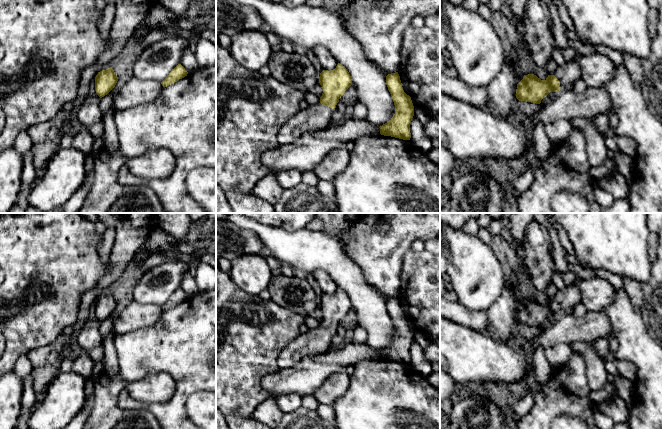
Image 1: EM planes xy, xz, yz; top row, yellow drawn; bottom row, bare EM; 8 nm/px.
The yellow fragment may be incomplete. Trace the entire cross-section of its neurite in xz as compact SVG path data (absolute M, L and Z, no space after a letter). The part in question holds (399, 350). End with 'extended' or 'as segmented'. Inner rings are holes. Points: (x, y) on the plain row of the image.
M398 296L386 300L386 309L395 329L395 338L380 350L380 358L410 364L410 348L414 340L411 321L404 316Z | as segmented

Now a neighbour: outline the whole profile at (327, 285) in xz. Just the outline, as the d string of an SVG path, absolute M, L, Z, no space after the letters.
M317 271L314 273L314 277L323 294L330 295L336 292L338 287L329 274Z

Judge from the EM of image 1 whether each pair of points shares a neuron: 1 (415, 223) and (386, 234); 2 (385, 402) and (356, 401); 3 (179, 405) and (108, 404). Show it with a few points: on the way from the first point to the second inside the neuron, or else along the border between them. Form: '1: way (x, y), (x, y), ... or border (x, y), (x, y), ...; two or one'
1: way (408, 223), (397, 223), (393, 227); one
2: way (378, 402), (363, 402); one
3: border (118, 394), (126, 389), (134, 399), (140, 402); two

